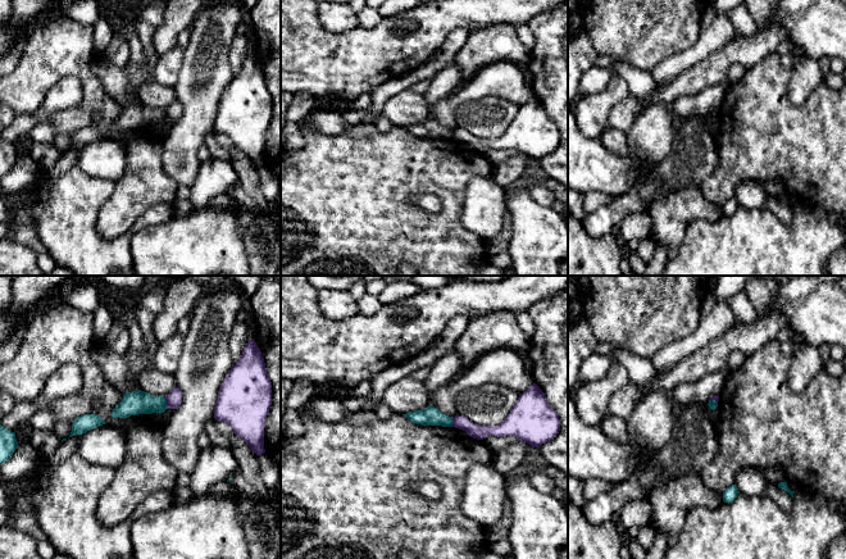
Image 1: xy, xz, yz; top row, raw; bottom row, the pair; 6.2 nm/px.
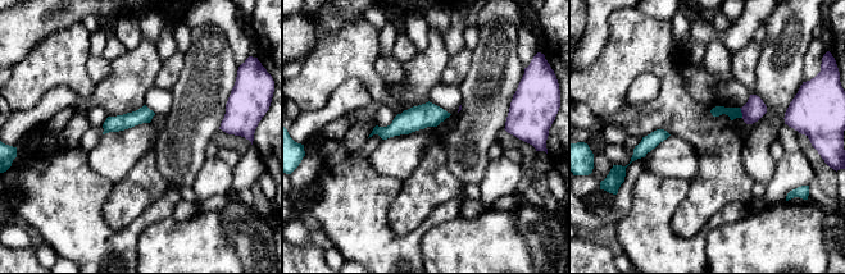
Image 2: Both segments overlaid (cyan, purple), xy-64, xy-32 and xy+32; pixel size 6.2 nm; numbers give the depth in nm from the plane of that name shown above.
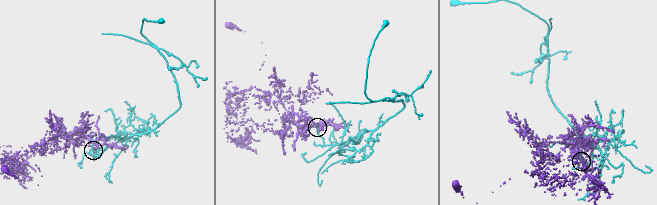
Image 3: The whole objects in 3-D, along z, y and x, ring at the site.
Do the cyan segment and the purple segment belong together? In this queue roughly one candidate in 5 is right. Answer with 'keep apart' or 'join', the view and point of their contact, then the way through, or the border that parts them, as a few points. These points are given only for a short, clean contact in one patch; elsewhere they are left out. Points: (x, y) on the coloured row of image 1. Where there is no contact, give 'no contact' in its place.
keep apart; contact xy (165, 403); border xy (164, 398), (167, 408)

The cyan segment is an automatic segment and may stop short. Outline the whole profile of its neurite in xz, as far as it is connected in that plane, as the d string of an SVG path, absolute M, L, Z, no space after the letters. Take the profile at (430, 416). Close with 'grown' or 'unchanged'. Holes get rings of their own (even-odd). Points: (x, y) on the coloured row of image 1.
M432 404L422 410L409 412L405 415L409 421L422 426L452 427L452 417L442 414Z; unchanged

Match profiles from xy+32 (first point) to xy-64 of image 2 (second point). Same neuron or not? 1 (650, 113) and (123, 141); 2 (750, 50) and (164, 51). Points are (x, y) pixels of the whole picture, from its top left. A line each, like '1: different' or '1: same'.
1: different
2: different

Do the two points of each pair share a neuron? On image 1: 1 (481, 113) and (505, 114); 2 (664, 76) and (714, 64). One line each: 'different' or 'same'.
1: same
2: different

